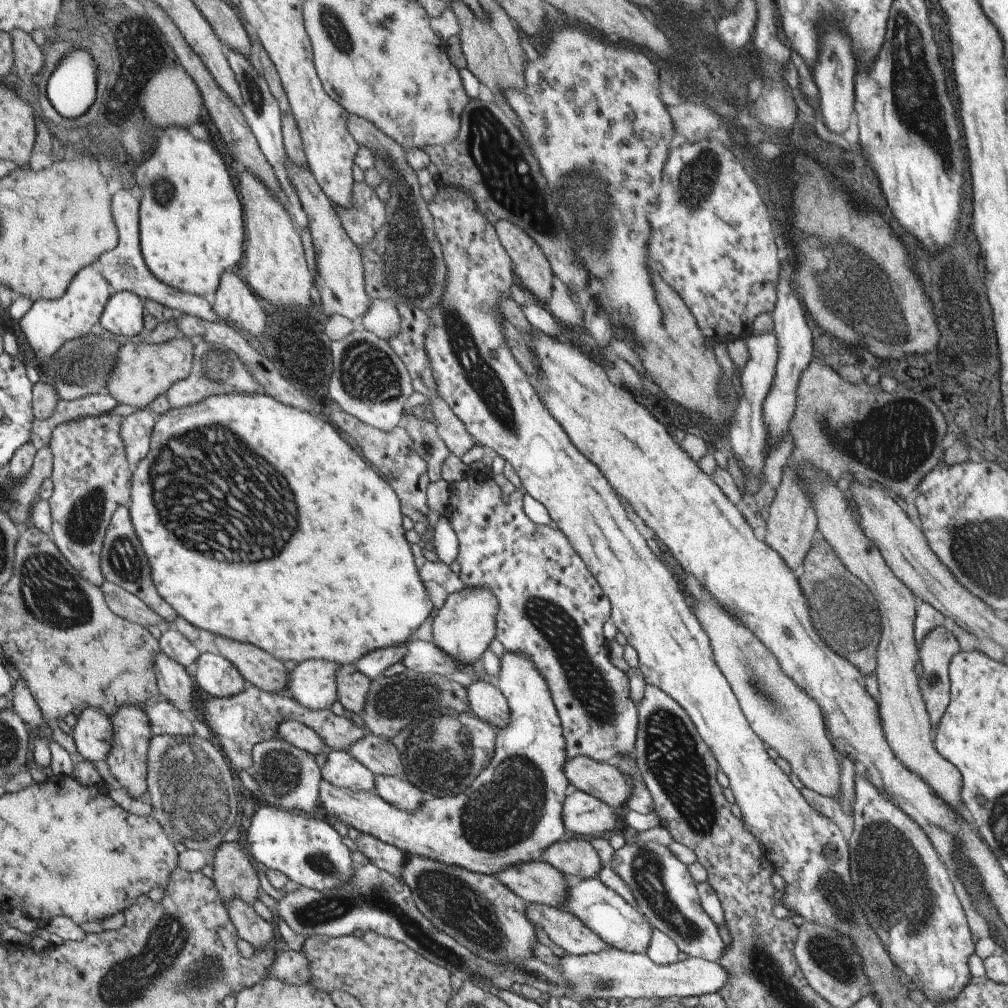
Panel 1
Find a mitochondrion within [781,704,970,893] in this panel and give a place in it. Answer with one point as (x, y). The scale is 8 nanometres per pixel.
(811, 749)

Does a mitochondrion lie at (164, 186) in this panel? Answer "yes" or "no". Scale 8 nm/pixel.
yes

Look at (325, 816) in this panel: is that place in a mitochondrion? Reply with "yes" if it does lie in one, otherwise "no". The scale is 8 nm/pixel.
no

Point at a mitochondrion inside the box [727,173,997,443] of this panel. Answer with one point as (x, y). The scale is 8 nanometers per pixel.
(855, 283)

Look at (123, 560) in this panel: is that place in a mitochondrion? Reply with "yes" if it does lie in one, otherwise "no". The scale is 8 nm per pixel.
yes

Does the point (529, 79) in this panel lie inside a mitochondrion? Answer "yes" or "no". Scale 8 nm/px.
no

